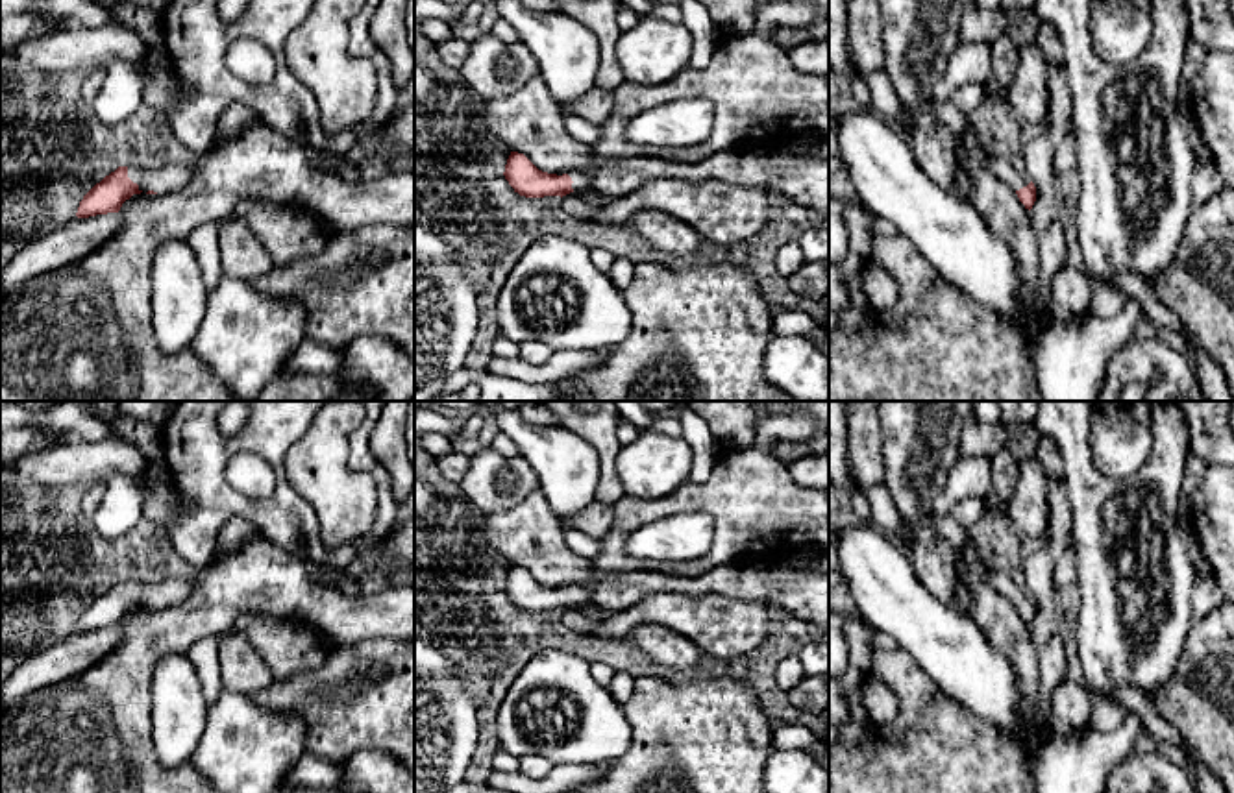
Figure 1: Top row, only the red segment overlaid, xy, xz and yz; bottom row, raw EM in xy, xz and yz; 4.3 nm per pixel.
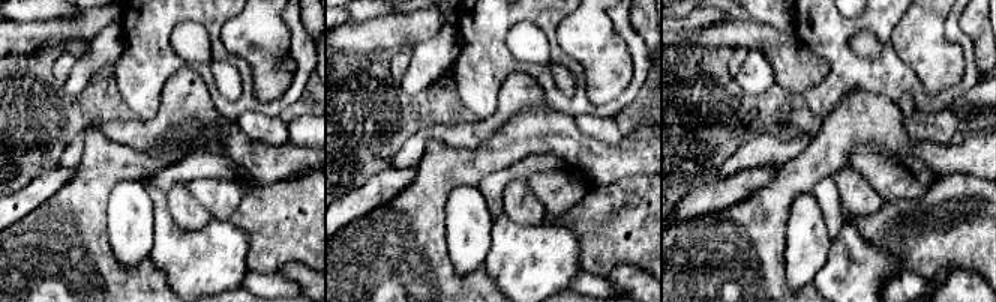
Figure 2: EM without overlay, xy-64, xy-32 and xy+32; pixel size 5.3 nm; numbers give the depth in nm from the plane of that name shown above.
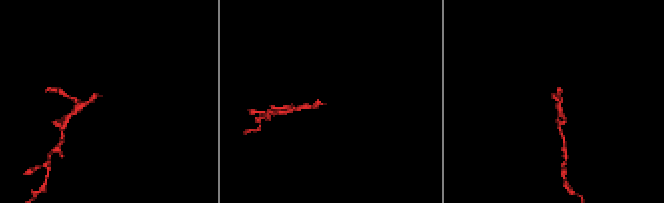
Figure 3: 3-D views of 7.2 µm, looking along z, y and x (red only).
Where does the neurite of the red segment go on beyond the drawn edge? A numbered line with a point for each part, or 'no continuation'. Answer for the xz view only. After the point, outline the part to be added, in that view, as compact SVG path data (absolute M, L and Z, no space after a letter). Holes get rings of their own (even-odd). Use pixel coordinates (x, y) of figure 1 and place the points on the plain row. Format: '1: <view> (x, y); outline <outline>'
1: xz (581, 594); outline M572 584L568 586L568 590L572 592L572 603L574 606L581 606L583 603L586 603L590 599L590 588L583 586L583 584Z

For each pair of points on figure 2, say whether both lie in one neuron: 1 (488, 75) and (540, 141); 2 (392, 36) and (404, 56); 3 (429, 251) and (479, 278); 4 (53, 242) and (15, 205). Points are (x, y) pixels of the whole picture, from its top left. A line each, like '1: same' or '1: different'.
1: different
2: different
3: same
4: different

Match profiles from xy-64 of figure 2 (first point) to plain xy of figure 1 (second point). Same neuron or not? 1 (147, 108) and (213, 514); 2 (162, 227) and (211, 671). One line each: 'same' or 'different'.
1: same
2: different

